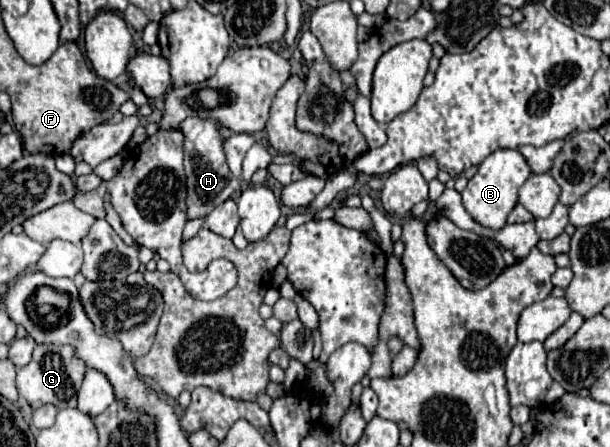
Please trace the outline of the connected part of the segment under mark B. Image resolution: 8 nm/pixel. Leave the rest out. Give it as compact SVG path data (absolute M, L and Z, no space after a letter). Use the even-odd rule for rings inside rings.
M498 149L492 155L488 155L476 175L468 181L466 189L462 191L462 201L466 211L472 215L474 221L478 221L480 225L488 227L488 229L502 229L506 225L506 217L512 211L512 207L518 203L518 189L522 187L522 183L530 177L530 167L524 159L524 155L516 149Z

